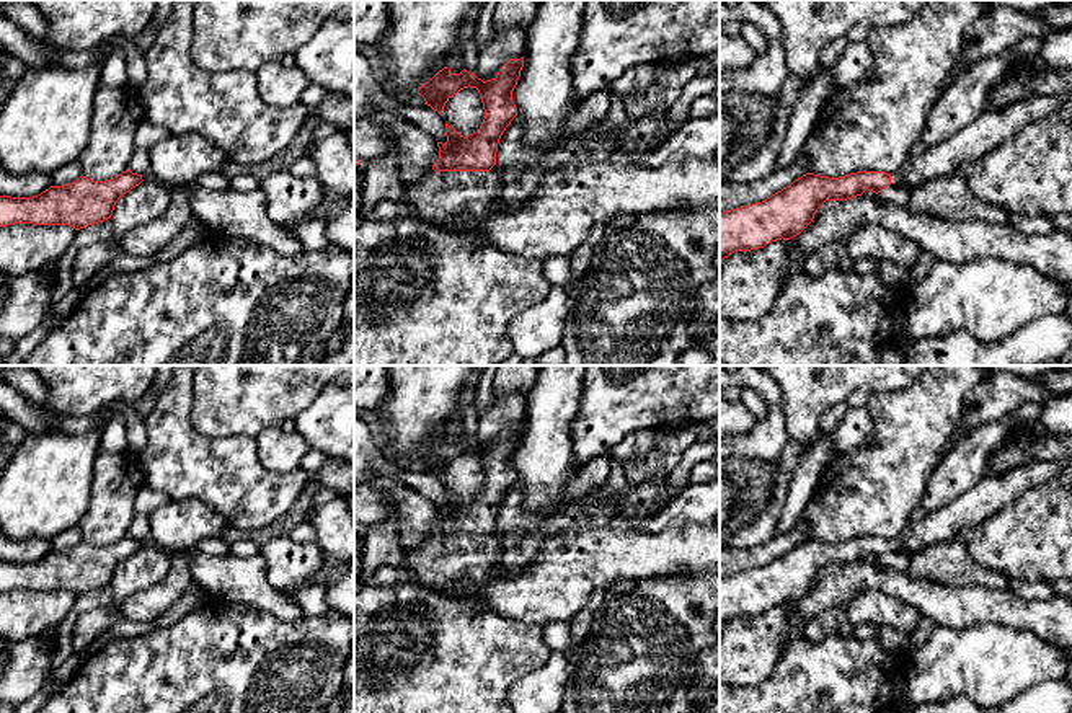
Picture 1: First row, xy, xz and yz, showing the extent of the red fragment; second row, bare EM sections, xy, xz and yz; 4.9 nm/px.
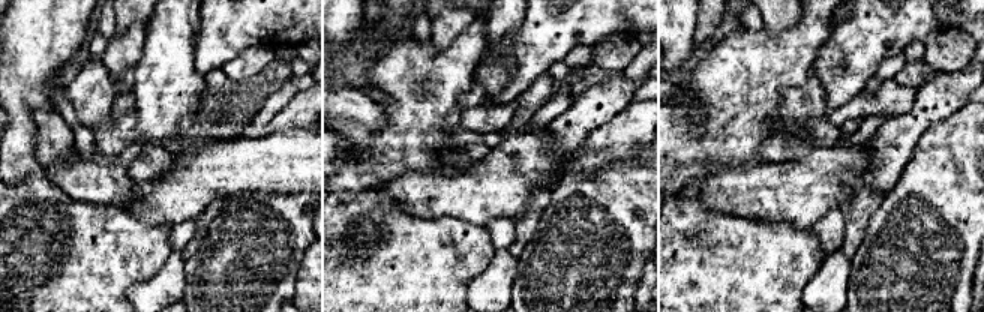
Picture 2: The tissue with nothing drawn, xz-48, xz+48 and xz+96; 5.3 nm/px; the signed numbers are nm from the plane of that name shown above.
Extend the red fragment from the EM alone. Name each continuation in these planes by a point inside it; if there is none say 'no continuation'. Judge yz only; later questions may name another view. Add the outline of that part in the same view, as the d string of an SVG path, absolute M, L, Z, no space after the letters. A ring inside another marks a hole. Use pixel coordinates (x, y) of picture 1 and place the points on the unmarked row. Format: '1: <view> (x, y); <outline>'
1: yz (989, 493); M1072 458L1034 462L1005 475L982 475L969 489L945 503L940 509L927 512L907 525L891 540L891 550L910 556L938 542L958 537L964 529L976 527L999 509L1018 499L1025 491L1041 486Z

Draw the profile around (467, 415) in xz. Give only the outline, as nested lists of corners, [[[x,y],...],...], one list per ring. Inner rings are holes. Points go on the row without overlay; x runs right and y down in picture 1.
[[[458,403],[457,423],[463,426],[463,434],[470,439],[475,439],[478,427],[478,410],[475,403]]]

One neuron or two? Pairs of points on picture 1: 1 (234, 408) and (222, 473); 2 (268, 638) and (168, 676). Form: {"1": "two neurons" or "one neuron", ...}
{"1": "two neurons", "2": "one neuron"}

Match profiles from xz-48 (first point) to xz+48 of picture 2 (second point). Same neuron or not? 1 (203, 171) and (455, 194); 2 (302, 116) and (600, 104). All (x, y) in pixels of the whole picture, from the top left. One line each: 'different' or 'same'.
1: same
2: different

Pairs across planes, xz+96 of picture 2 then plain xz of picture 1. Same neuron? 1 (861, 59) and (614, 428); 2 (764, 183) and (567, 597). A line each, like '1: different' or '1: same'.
1: same
2: same

